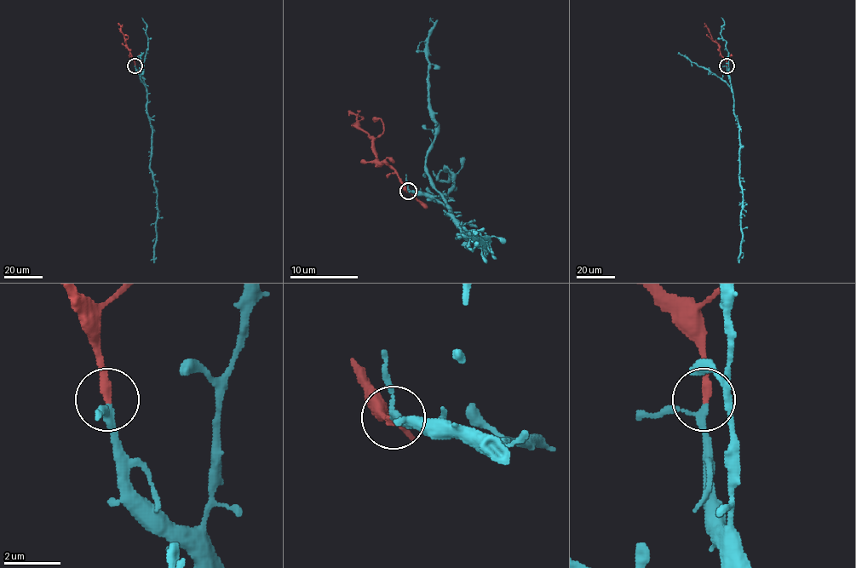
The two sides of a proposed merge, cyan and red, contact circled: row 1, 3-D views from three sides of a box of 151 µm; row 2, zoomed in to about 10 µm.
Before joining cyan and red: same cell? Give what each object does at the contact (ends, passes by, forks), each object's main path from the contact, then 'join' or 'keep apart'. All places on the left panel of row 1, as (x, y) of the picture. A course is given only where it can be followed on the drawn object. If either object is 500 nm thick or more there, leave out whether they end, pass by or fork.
cyan passes by | red ends | cyan via (135, 65), (146, 87), (146, 114), (152, 131), (150, 170), (157, 194), (157, 209), (153, 263) | red via (135, 65), (118, 23) | join

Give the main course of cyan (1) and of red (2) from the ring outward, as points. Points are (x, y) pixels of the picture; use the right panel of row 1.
1: (726, 65), (733, 114), (739, 131), (742, 242), (738, 263)
2: (726, 65), (704, 23)

